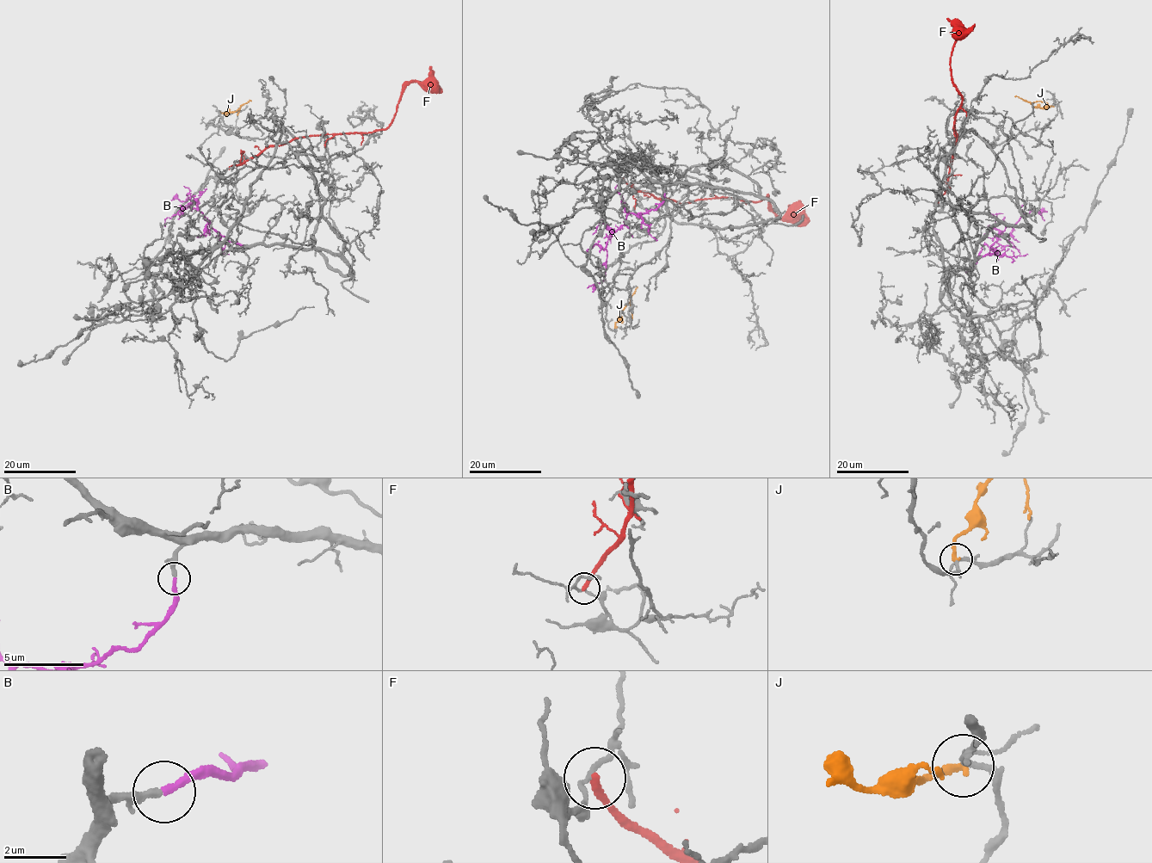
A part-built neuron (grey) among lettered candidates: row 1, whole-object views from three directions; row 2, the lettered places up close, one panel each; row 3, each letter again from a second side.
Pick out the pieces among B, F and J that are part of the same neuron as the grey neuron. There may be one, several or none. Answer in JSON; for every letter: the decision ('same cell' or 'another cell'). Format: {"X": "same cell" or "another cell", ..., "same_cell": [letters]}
{"B": "same cell", "F": "another cell", "J": "another cell", "same_cell": ["B"]}

